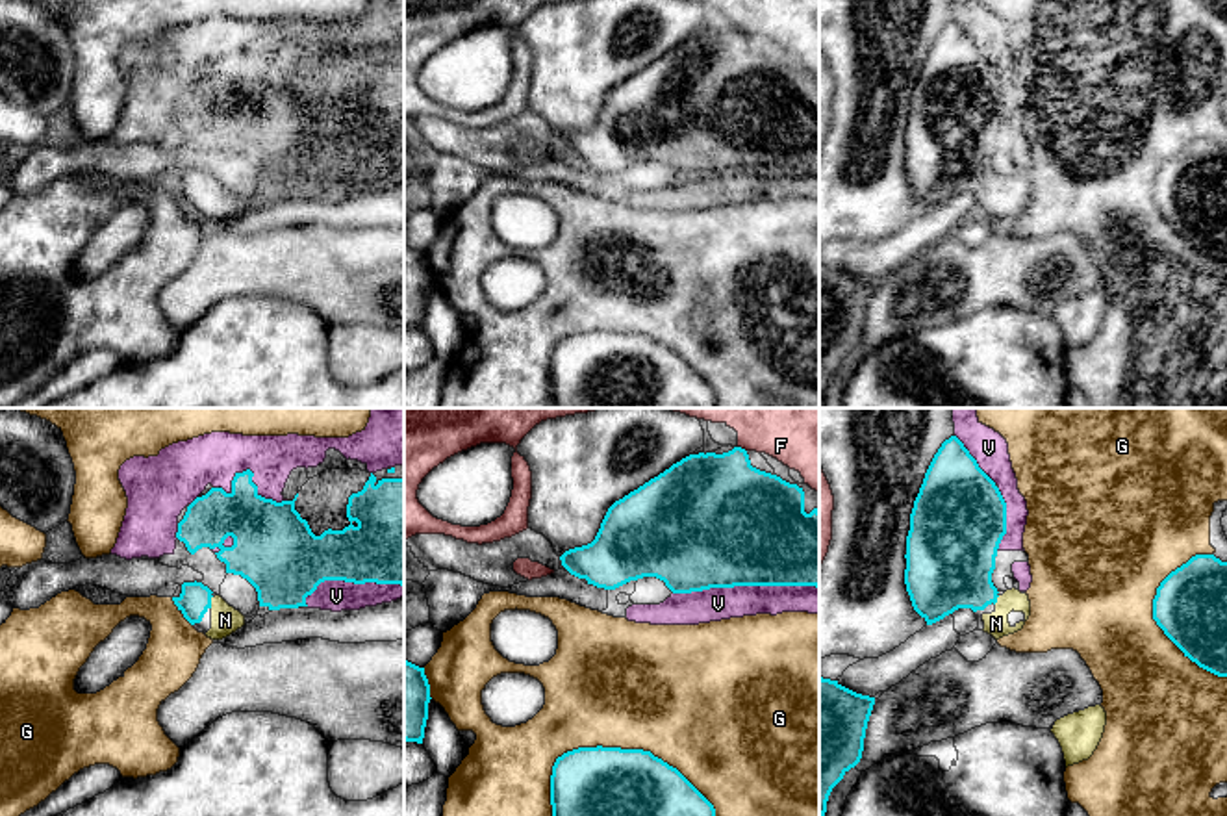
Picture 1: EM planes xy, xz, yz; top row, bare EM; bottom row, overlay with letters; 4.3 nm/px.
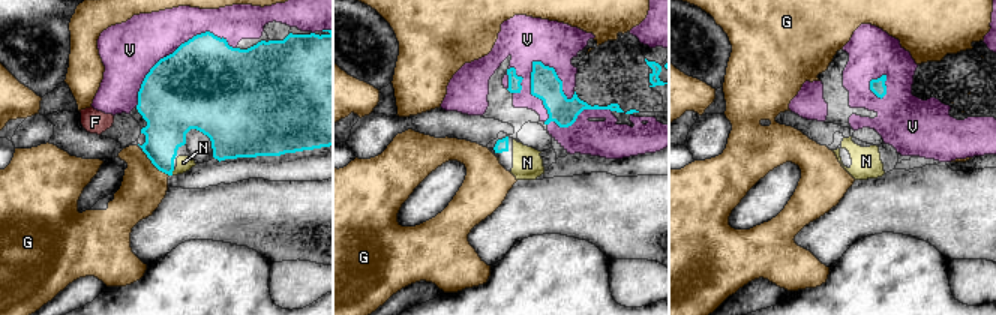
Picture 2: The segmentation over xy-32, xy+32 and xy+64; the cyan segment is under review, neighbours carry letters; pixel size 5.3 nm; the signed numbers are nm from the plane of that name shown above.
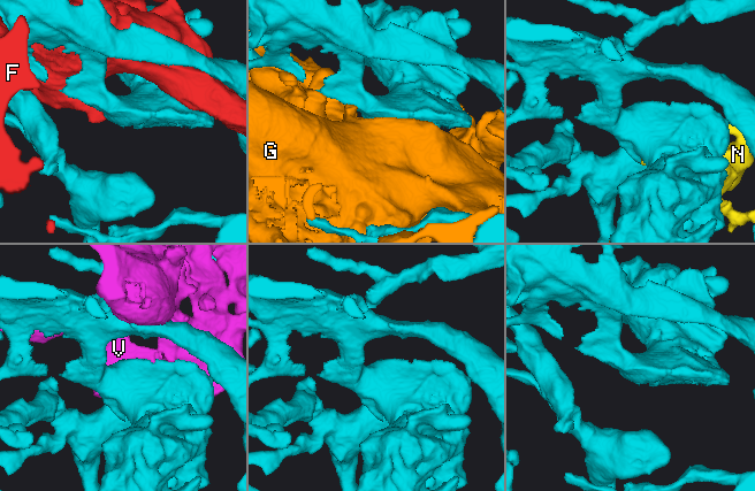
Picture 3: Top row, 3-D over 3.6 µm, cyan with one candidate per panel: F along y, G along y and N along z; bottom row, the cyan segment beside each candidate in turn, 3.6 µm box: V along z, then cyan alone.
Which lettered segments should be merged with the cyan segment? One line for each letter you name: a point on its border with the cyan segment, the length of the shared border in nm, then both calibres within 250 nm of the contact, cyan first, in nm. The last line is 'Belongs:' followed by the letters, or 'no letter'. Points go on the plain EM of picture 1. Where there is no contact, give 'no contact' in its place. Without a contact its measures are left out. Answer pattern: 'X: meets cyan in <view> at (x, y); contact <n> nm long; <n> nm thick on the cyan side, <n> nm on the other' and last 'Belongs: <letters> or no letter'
N: meets cyan in xy at (210, 186); contact 60 nm long; 140 nm thick on the cyan side, 130 nm on the other
Belongs: N

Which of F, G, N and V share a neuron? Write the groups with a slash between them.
F / G / N / V

